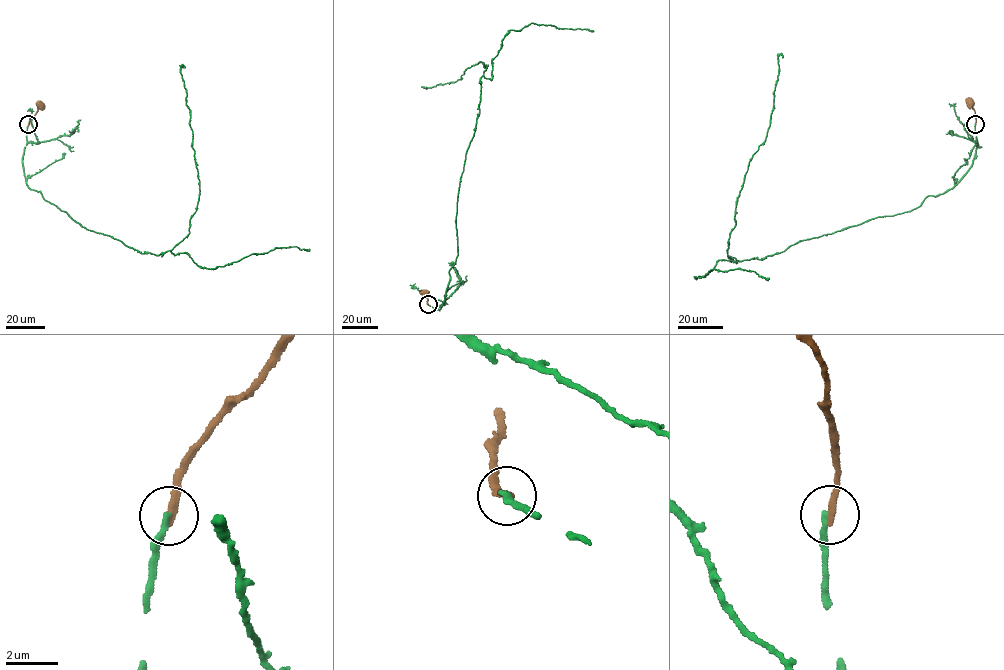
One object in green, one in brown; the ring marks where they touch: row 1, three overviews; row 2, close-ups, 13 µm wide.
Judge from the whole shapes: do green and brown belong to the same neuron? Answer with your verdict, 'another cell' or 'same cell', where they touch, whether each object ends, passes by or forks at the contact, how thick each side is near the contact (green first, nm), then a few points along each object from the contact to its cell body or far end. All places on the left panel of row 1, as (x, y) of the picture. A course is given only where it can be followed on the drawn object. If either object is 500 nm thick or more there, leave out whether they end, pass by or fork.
another cell | (28, 124) | green ends | brown ends | 200/280 nm | green via (28, 125), (22, 163), (29, 188), (85, 228), (158, 255), (188, 233), (199, 196), (180, 68), (185, 68) | brown via (28, 125), (39, 104)

